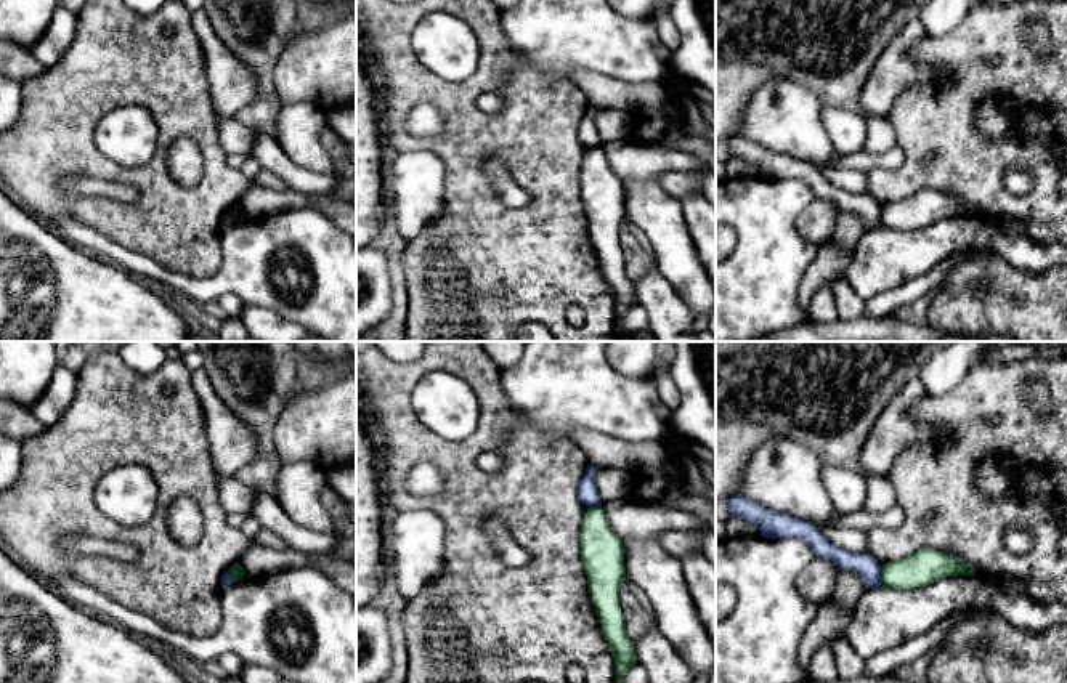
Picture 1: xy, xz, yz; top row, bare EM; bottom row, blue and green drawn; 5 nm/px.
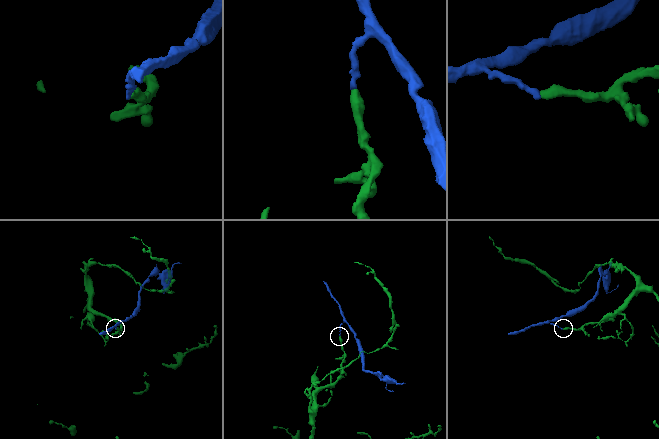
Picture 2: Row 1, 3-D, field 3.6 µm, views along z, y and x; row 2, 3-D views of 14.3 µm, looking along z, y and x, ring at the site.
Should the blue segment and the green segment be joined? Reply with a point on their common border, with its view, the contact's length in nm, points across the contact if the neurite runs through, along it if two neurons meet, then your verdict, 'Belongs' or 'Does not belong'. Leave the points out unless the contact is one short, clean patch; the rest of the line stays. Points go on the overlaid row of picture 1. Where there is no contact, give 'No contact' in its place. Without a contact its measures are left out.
Touches blue at yz (880, 574). Shared border 90 nm. Boundary: yz (880, 566), (880, 579), (883, 582). Does not belong

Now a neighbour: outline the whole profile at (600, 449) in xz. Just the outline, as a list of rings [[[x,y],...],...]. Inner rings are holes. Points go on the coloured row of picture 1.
[[[576,430],[573,441],[586,454],[589,465],[603,468],[623,468],[627,471],[642,465],[655,468],[666,459],[666,451],[658,443],[627,443],[590,430]]]

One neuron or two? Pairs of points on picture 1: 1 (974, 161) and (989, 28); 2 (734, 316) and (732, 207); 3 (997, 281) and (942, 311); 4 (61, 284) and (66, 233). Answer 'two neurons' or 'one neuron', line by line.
1: one neuron
2: one neuron
3: one neuron
4: two neurons

